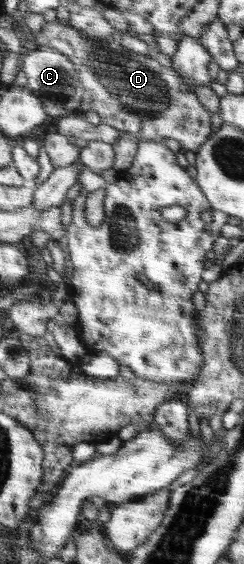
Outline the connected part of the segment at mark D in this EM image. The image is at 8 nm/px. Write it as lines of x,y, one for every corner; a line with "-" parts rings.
46,22
43,29
34,34
33,42
38,48
49,48
63,54
74,66
78,80
82,85
84,97
77,108
78,114
93,110
100,116
100,122
115,127
120,131
133,133
141,139
165,143
168,138
177,140
185,151
196,153
213,132
211,128
211,113
205,108
197,96
190,90
184,79
173,67
165,68
157,62
153,54
150,56
127,53
119,42
119,38
98,40
88,38
70,24
61,22

